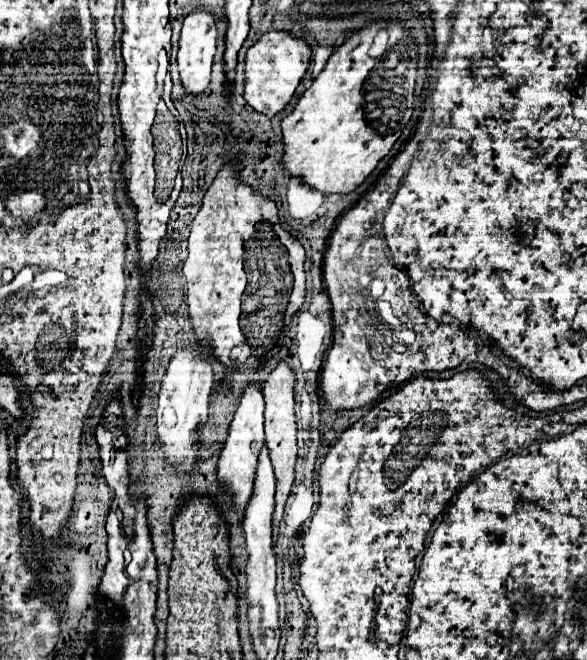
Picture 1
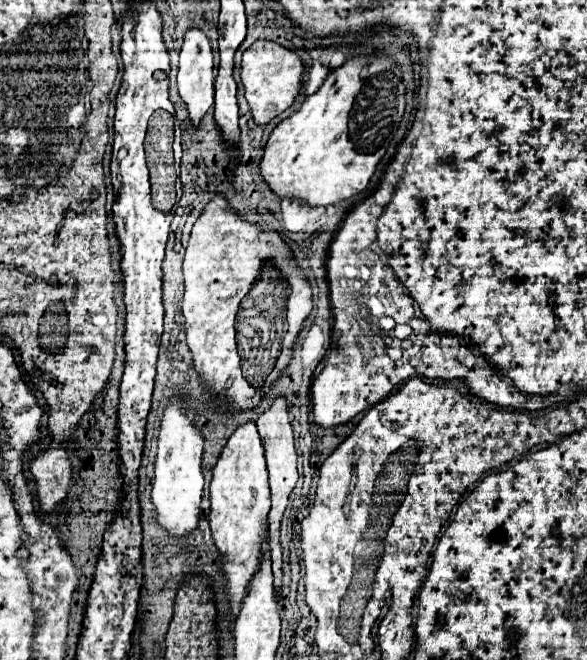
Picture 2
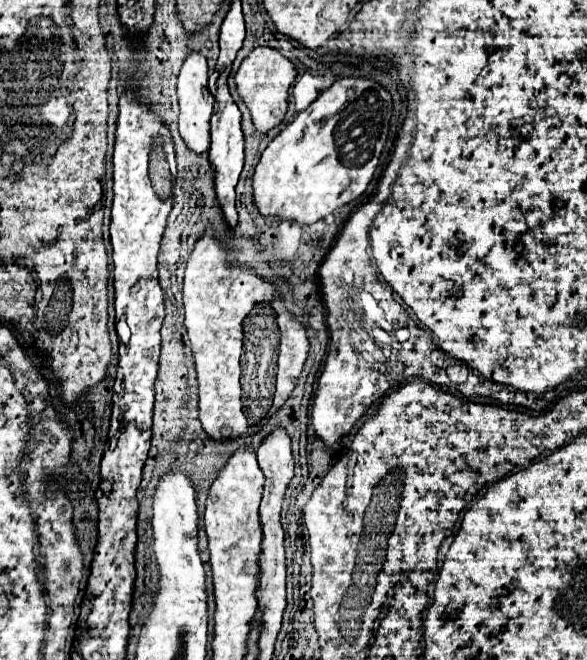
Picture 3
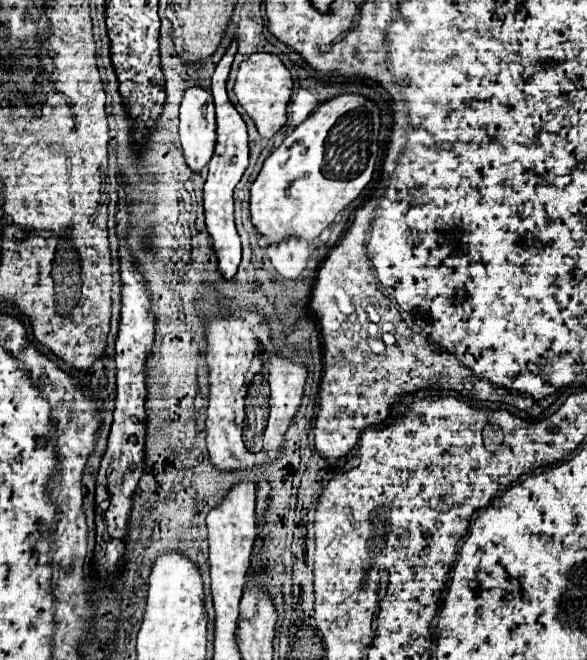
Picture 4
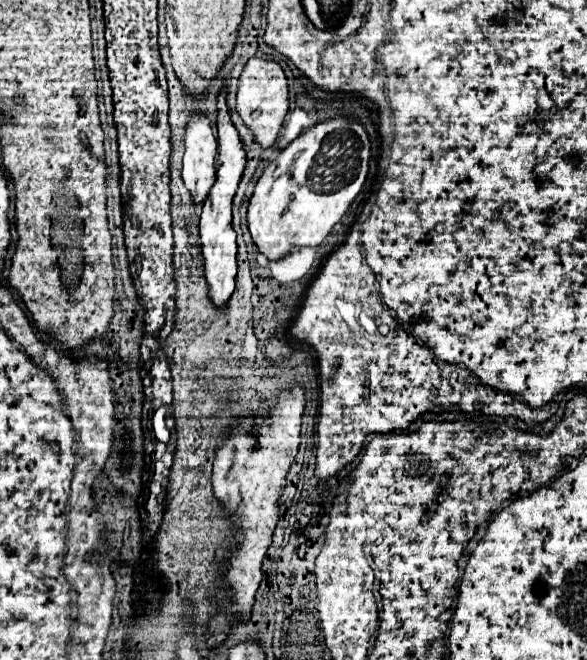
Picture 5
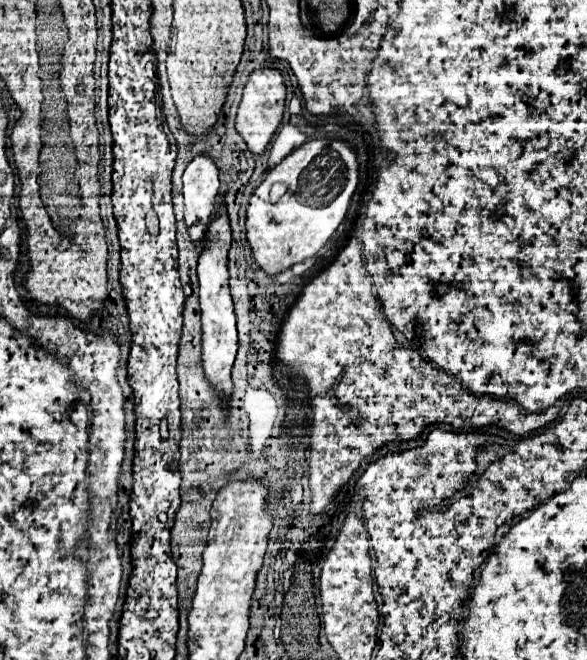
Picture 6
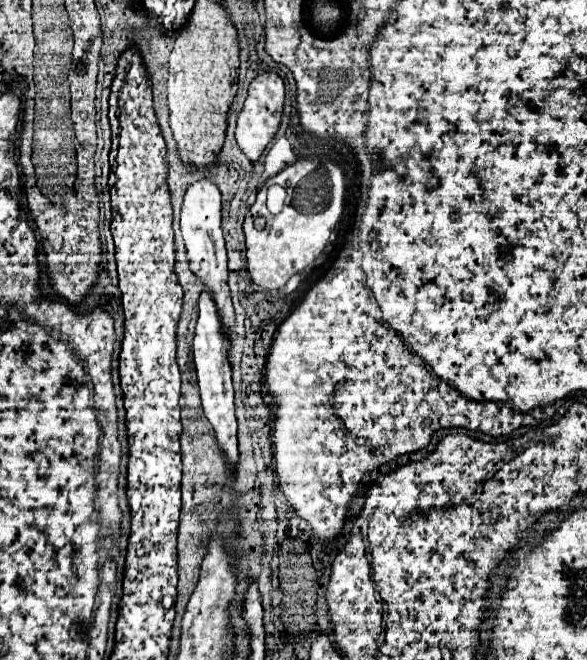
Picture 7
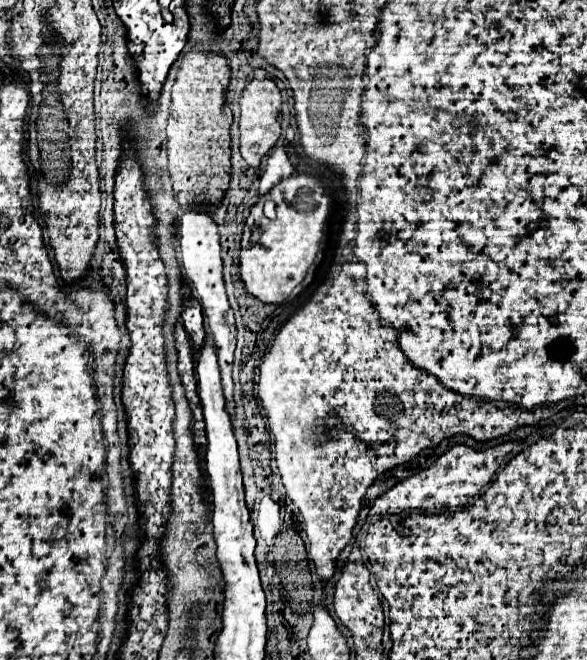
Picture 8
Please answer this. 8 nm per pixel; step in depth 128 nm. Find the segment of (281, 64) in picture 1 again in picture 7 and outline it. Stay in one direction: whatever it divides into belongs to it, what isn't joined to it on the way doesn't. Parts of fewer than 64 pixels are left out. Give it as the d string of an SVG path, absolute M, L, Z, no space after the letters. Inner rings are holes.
M264 72L250 82L248 96L242 112L238 114L236 126L236 142L250 162L256 162L270 144L270 140L276 136L282 118L282 106L284 106L284 82L276 72Z

